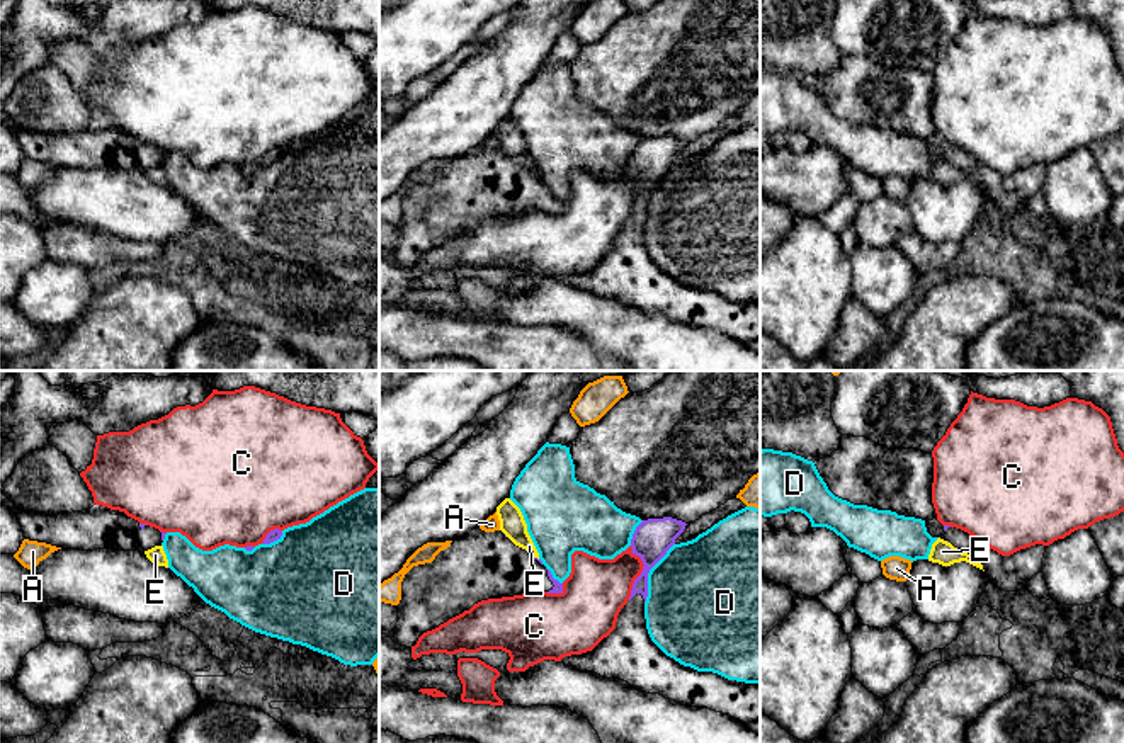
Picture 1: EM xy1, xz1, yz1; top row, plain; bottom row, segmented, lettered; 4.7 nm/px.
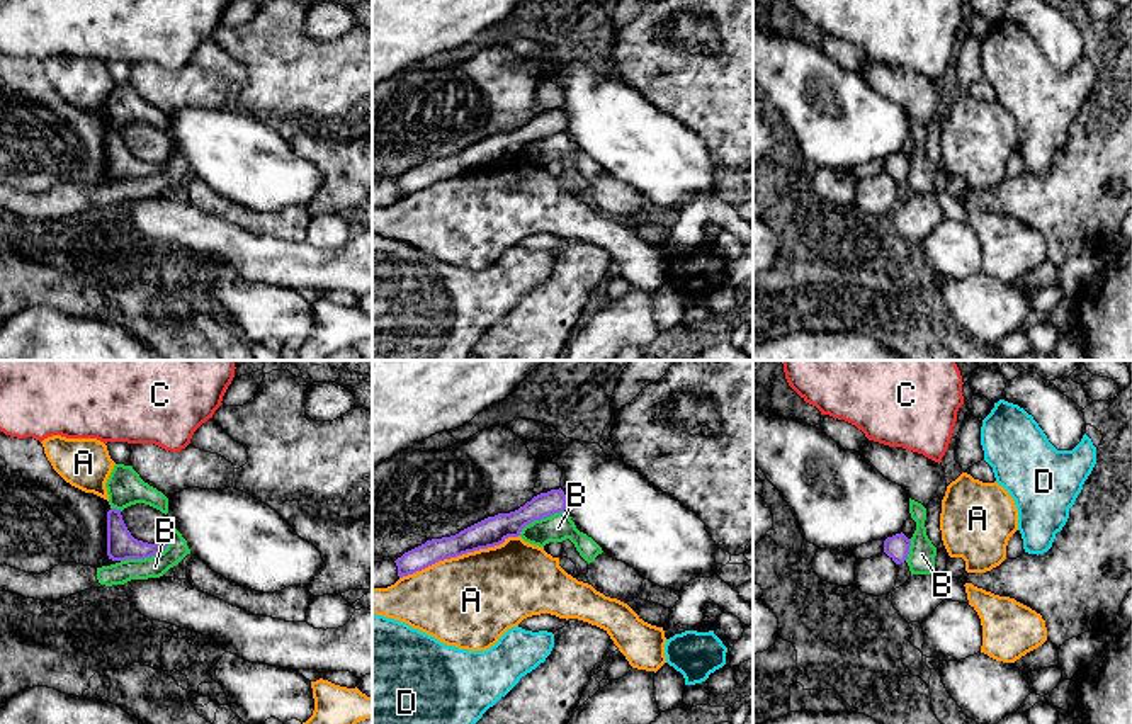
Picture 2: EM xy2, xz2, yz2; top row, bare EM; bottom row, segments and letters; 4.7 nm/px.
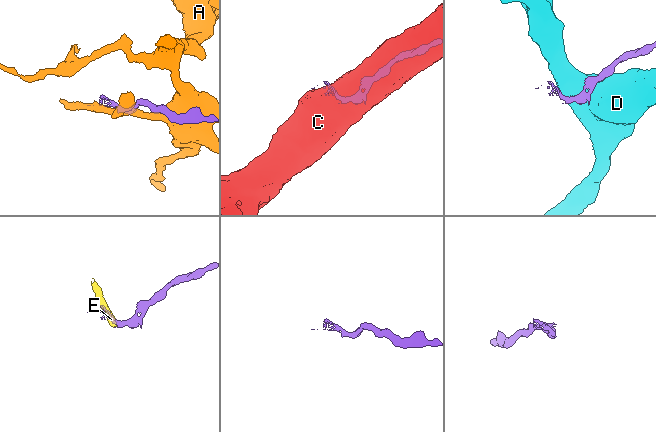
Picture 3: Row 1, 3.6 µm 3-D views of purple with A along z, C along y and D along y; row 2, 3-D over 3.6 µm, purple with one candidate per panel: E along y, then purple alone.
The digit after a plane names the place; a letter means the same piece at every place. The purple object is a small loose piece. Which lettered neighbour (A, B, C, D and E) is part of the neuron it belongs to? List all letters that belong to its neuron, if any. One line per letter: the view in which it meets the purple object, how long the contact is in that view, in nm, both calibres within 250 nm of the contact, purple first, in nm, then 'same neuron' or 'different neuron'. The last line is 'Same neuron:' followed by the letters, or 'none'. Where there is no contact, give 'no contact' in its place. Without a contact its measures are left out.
A: xz2 | 600 nm | 140/440 nm | different neuron
B: xy2 | 260 nm | 140/110 nm | different neuron
C: xz1 | 260 nm | 180/300 nm | different neuron
D: xz1 | 320 nm | 180/460 nm | different neuron
E: xz1 | 30 nm | 20/120 nm | different neuron
Same neuron: none

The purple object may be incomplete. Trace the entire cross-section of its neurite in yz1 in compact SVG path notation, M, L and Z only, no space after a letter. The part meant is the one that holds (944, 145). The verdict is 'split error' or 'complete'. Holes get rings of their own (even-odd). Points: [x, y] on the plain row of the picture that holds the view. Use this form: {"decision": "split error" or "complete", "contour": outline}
{"decision": "split error", "contour": "M944 145L940 158L949 160L962 172L976 175L981 180L990 201L1005 211L1024 207L1034 194L1042 190L1042 177L1046 172L1046 165L1042 163L1020 168L1010 175L1002 175L983 165L968 151L951 145Z"}

